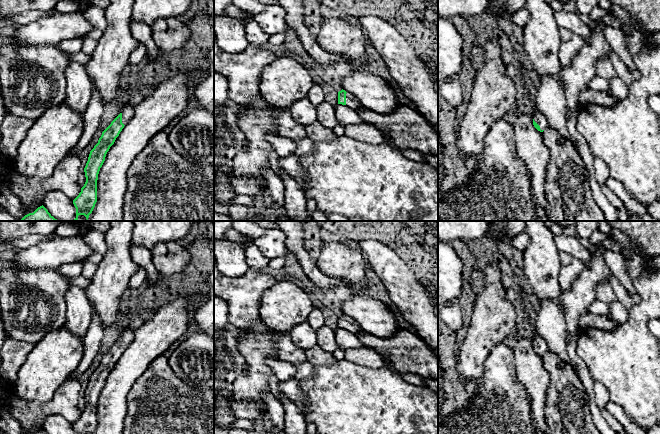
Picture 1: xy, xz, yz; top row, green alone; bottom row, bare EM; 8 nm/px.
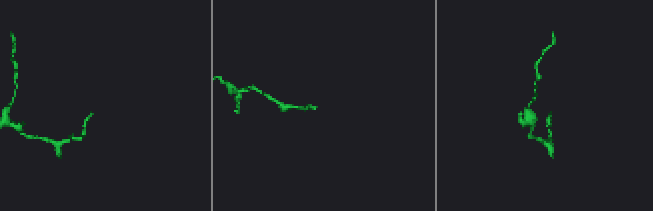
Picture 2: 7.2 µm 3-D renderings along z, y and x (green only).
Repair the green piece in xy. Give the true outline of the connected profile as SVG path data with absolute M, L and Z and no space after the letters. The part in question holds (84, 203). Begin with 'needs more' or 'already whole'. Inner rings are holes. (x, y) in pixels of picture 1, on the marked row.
needs more | M128 104L122 108L121 113L111 122L111 124L102 132L98 143L90 151L88 161L84 168L86 182L81 188L79 195L73 200L76 208L76 218L84 215L88 220L97 202L97 180L100 168L102 167L107 152L114 144L116 138L124 126L133 116L133 105Z

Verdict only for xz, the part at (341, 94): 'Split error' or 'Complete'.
Split error

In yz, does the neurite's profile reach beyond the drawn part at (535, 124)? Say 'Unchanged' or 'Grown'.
Grown

